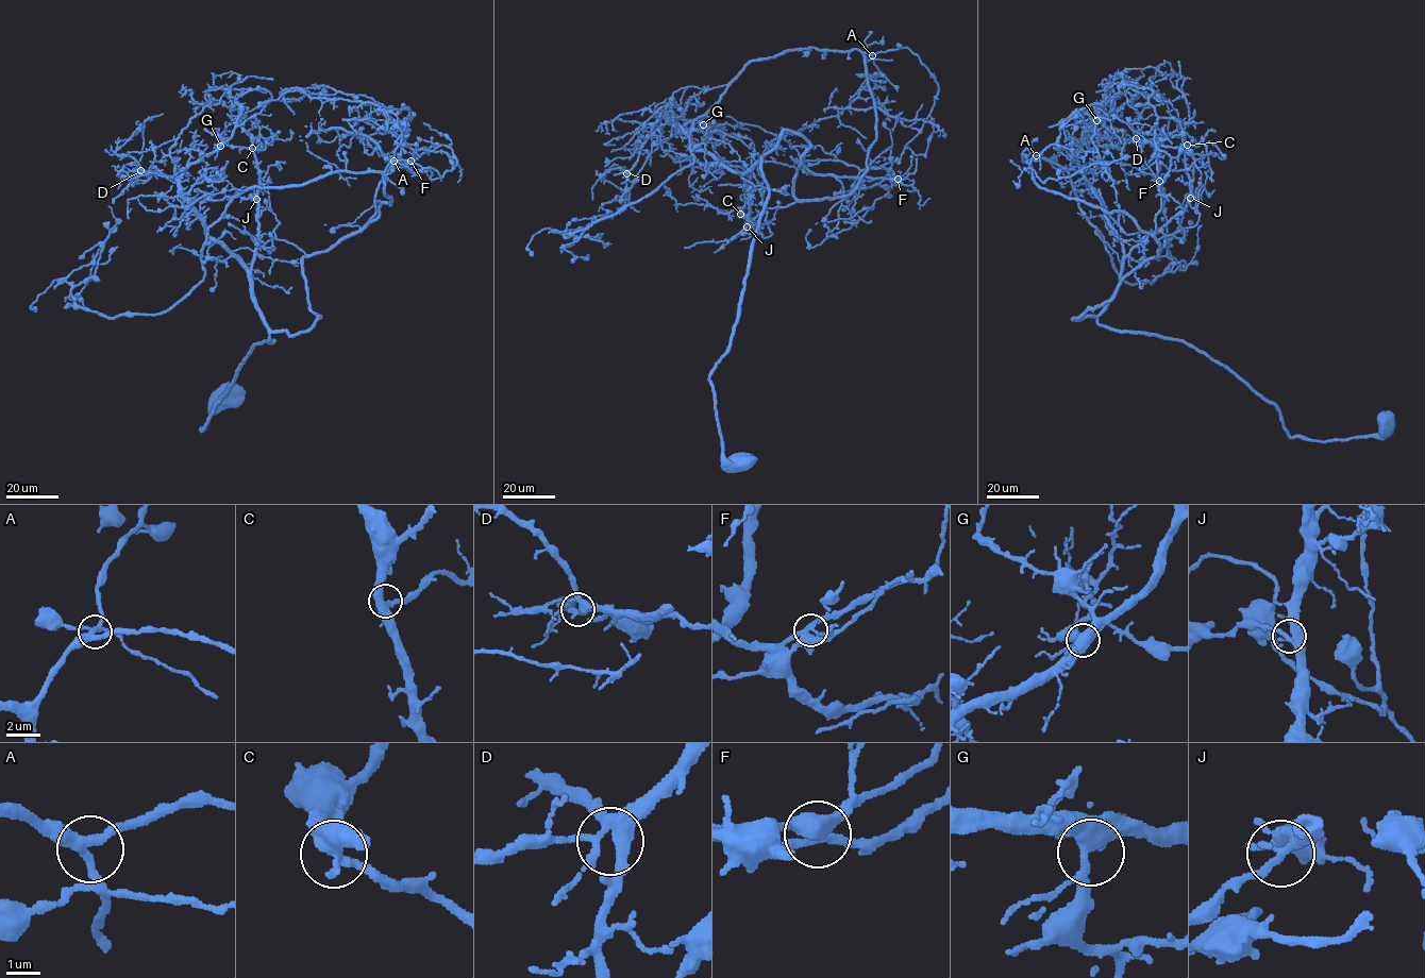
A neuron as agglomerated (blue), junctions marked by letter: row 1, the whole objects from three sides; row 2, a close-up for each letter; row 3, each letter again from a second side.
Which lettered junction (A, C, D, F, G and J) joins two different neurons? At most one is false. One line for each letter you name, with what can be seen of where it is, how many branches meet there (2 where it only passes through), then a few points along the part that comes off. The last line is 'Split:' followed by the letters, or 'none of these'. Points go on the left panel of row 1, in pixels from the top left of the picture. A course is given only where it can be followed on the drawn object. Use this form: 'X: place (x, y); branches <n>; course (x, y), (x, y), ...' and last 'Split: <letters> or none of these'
F: place (411, 161); branches 5; course (411, 159), (382, 154), (413, 166), (413, 150), (370, 114), (378, 108), (397, 137), (408, 134)
Split: F

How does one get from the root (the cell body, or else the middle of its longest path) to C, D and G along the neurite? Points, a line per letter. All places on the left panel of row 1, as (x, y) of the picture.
C: (225, 392), (201, 430), (252, 348), (273, 341), (268, 341), (251, 276), (258, 174), (252, 148)
D: (225, 392), (201, 430), (252, 348), (273, 341), (251, 298), (247, 270), (208, 236), (174, 176), (140, 170)
G: (225, 392), (201, 430), (252, 348), (273, 341), (247, 270), (180, 192), (180, 175), (220, 146)

